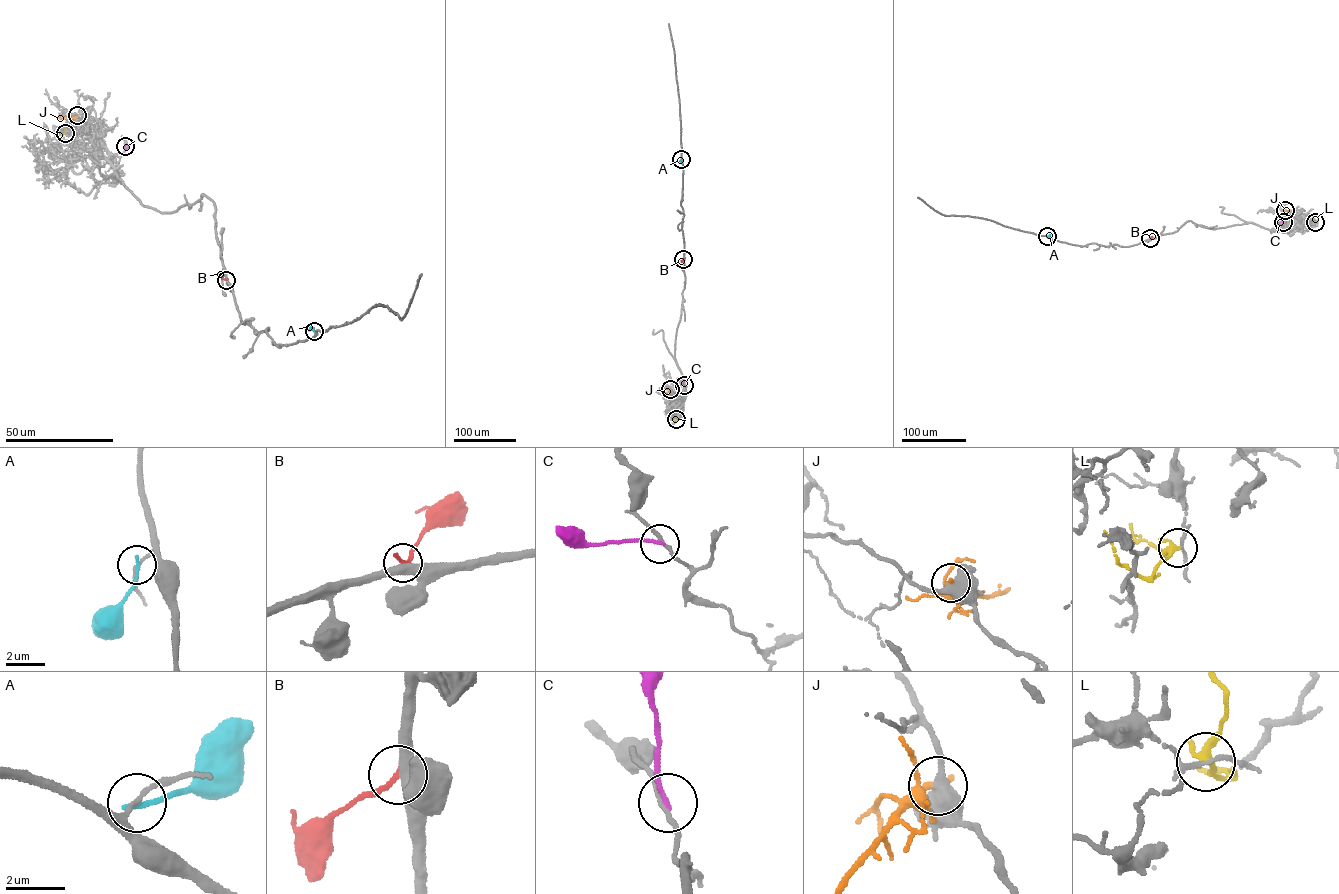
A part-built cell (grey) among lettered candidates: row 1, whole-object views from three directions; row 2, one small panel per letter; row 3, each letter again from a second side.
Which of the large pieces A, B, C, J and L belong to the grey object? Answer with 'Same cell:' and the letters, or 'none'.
Same cell: none

